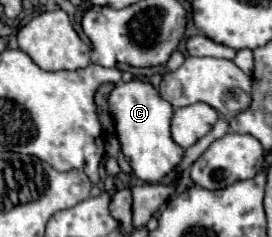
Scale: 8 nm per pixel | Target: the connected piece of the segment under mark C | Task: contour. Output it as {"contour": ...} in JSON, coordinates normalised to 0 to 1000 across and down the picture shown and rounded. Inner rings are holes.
{"contour":[[[485,338],[449,346],[404,388],[404,489],[419,498],[434,582],[449,608],[449,633],[463,667],[478,675],[478,700],[493,734],[544,768],[588,768],[610,734],[625,734],[654,684],[676,658],[676,633],[632,591],[625,574],[625,506],[632,506],[632,439],[618,439],[588,397],[566,380],[551,346]]]}

